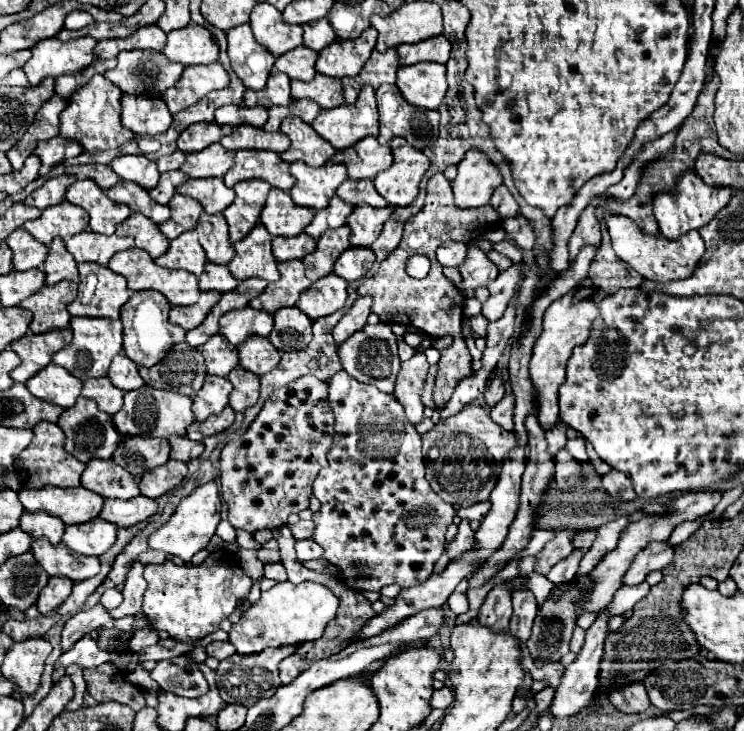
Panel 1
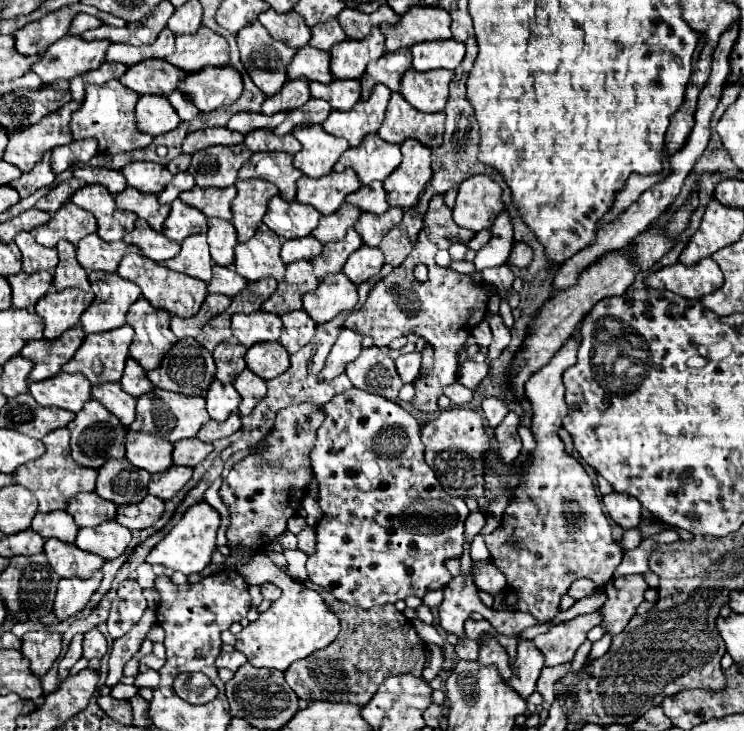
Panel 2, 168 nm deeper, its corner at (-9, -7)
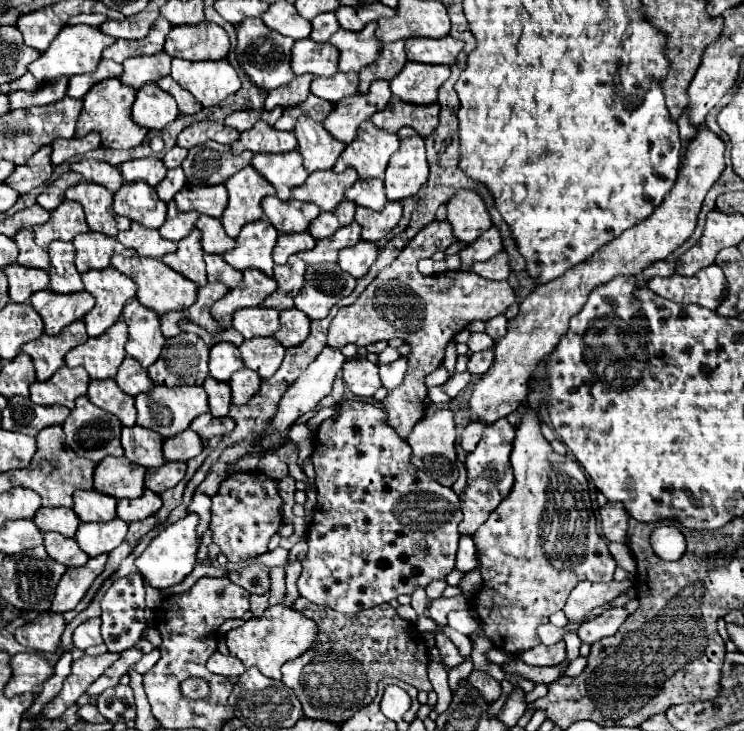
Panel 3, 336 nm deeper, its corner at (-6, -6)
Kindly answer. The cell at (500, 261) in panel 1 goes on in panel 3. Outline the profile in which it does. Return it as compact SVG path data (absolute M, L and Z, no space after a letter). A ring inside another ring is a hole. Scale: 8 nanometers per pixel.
M504 314L498 315L485 323L485 332L496 342L507 333L507 322Z

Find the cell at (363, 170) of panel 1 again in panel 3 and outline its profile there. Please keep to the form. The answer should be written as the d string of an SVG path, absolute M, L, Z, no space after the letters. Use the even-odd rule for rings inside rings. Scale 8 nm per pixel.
M364 121L358 127L358 137L346 145L344 153L338 157L334 171L342 173L346 167L354 167L360 179L382 179L392 153L398 151L398 145L400 143L394 133L374 127L372 121Z

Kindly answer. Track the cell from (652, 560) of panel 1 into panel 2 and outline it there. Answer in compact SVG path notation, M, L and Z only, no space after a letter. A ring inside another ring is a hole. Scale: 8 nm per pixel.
M629 574L609 580L605 584L607 602L601 606L601 626L605 626L611 634L619 634L633 618L635 608L645 600L643 594L647 588L649 586L643 574Z

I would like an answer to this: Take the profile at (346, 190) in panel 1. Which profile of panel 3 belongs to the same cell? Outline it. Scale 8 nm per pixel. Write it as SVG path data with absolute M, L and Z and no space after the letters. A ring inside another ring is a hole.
M358 179L352 187L346 189L346 199L350 199L354 205L380 211L386 203L382 179Z

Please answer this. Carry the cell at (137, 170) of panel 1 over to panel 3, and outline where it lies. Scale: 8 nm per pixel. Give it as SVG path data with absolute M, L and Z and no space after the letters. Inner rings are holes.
M144 157L144 159L130 159L120 165L120 171L126 181L144 181L150 187L156 187L168 173L166 165L158 157Z

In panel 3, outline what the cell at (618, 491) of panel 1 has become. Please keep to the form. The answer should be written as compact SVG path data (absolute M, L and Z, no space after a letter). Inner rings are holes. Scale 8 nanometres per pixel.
M608 503L606 507L600 509L600 523L602 523L602 533L608 541L618 541L624 543L626 539L626 529L628 529L628 513L622 509L620 503Z

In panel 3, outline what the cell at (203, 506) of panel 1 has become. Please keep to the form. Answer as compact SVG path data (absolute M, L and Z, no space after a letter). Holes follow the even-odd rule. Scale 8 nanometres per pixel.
M186 515L184 519L176 521L174 525L168 525L164 531L160 531L146 551L136 559L136 569L142 573L144 581L152 585L154 589L168 589L172 585L182 583L194 569L196 563L196 553L198 553L198 543L196 543L196 525L198 525L198 515Z

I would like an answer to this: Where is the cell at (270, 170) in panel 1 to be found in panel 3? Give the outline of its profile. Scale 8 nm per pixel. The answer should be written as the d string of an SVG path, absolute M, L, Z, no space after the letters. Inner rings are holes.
M298 151L278 155L258 153L252 159L252 167L274 185L276 195L282 201L288 201L290 191L294 187L300 187L308 177L308 171L302 165L302 155Z

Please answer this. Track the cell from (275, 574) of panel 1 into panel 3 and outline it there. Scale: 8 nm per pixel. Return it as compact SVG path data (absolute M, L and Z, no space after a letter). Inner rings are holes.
M250 595L250 611L252 611L252 617L262 617L264 609L268 607L268 595L262 597L262 595Z

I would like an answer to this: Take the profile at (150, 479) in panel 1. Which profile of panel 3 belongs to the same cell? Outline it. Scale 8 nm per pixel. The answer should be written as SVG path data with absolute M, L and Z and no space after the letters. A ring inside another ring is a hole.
M166 461L162 467L146 471L144 485L146 485L146 489L150 489L154 493L162 493L162 491L174 487L184 477L184 473L186 473L186 463Z

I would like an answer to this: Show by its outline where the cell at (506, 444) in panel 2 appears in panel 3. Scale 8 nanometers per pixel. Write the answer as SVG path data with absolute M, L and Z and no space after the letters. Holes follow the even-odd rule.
M498 419L496 423L486 425L480 443L466 457L468 481L464 493L460 495L460 507L464 513L464 519L458 527L460 535L474 535L474 531L488 519L488 515L498 507L498 503L502 503L502 499L506 499L506 495L512 491L514 475L510 467L510 451L512 451L514 435L516 429L506 419Z

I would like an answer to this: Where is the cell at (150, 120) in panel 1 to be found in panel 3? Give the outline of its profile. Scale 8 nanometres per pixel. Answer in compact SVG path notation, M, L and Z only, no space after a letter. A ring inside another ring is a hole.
M150 83L150 87L142 87L136 93L136 101L132 107L134 123L146 129L164 129L180 115L174 97L158 87L158 83Z

